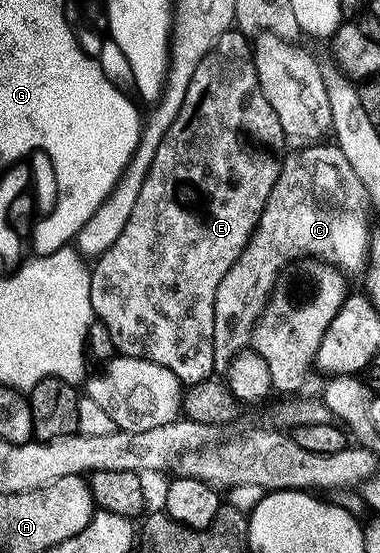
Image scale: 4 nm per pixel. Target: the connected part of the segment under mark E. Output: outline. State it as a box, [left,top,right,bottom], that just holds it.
[90,29,281,385]

